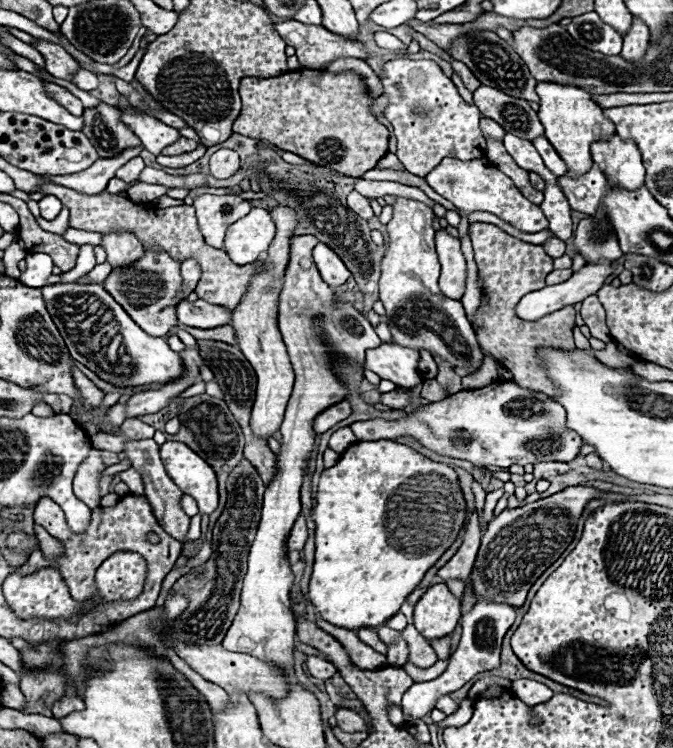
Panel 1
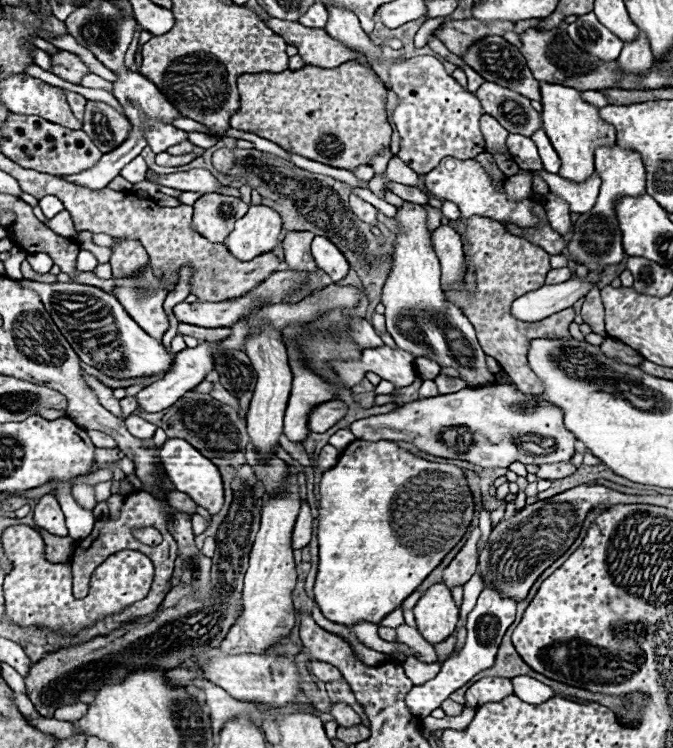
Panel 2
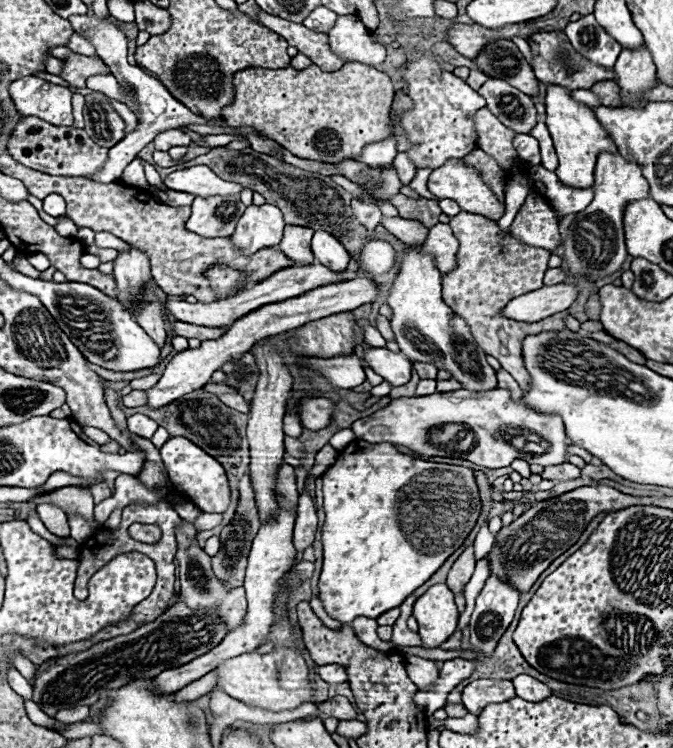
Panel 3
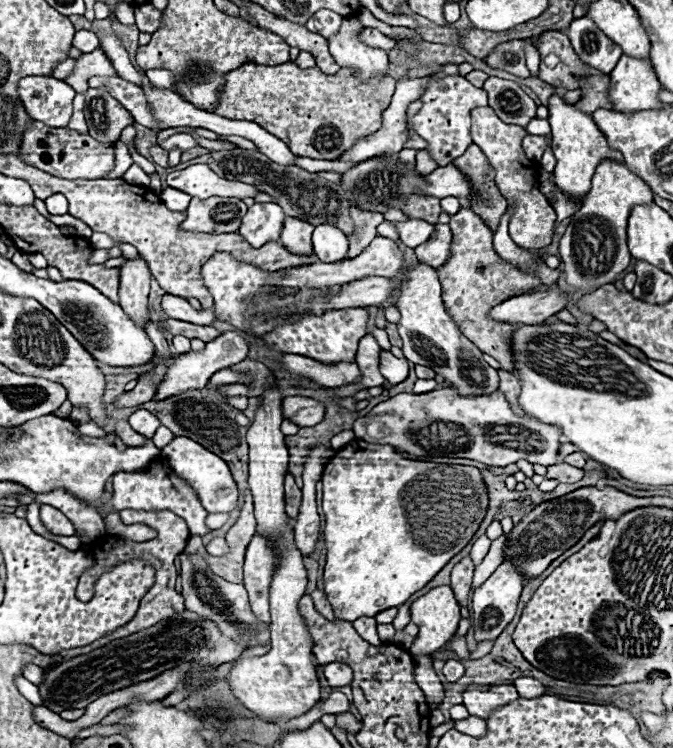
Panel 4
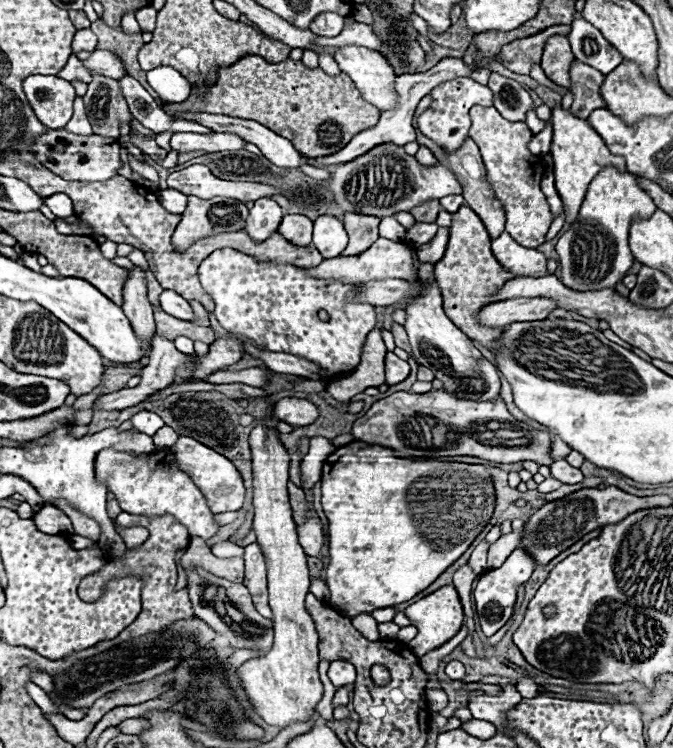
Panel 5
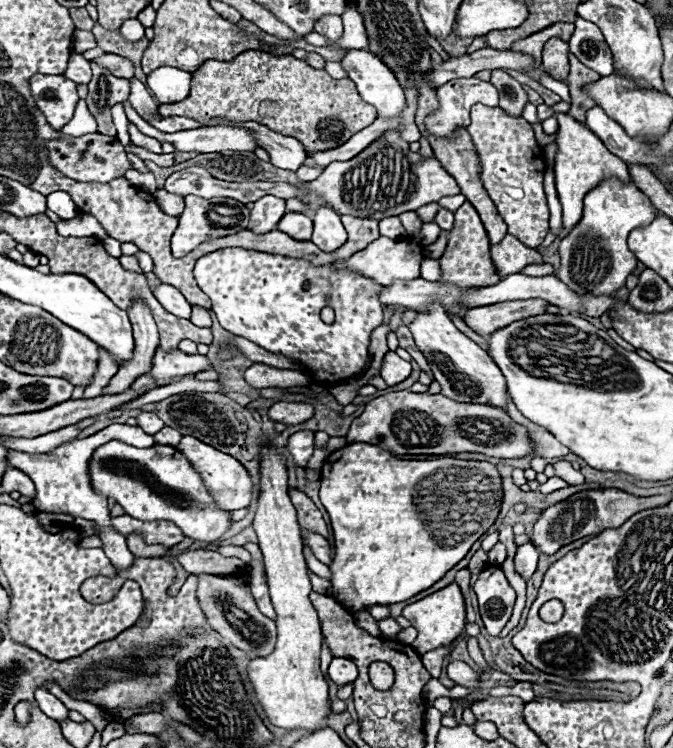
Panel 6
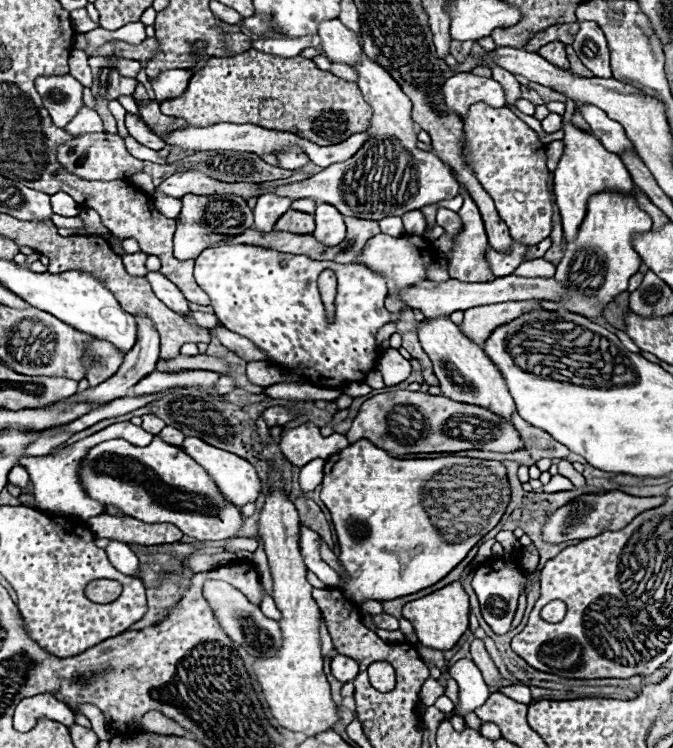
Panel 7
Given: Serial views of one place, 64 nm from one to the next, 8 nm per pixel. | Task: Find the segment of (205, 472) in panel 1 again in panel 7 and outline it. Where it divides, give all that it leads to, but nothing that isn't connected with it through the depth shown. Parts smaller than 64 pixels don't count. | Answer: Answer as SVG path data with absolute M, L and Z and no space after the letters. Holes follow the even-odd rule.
M188 436L182 442L180 448L186 450L186 454L190 454L190 458L194 458L210 474L210 478L214 478L214 484L218 486L220 494L226 494L226 500L234 502L234 506L244 506L244 504L250 504L250 502L254 502L258 498L258 492L262 490L260 480L258 480L256 470L252 468L252 464L246 462L244 458L238 458L232 452L214 448L214 446L206 444L206 442L202 442L200 438L192 438L192 436Z

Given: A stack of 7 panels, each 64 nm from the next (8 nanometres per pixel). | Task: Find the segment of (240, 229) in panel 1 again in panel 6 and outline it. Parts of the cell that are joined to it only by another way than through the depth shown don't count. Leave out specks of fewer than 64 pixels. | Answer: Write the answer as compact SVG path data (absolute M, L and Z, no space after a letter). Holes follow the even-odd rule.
M264 196L254 202L248 230L254 230L254 234L266 234L270 230L276 230L276 224L280 222L282 214L286 214L284 200L274 196Z

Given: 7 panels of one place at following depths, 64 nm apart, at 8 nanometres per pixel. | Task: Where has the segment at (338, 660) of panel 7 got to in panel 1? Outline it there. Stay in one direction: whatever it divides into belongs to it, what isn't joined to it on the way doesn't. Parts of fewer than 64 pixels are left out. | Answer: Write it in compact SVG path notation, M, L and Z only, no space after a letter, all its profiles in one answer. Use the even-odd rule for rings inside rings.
M308 656L306 658L306 668L314 678L320 678L320 680L328 680L336 674L336 668L330 662L326 662L318 656Z

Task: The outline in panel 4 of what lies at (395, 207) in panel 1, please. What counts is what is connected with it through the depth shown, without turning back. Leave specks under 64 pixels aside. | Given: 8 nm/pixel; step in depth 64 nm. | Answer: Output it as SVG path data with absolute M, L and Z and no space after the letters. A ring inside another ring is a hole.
M424 262L406 266L394 306L400 312L400 320L396 322L396 326L402 340L402 352L410 362L430 366L436 374L442 374L446 382L458 388L462 396L484 396L498 390L496 370L488 366L488 362L482 358L482 352L462 334L458 324L446 312L440 298L436 268Z

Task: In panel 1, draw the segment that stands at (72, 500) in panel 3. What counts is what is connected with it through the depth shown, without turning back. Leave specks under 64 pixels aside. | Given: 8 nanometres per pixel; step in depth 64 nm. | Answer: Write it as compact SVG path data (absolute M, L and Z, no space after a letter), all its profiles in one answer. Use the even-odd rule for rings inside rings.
M88 456L74 476L74 494L90 508L100 506L100 474L104 468L102 456Z

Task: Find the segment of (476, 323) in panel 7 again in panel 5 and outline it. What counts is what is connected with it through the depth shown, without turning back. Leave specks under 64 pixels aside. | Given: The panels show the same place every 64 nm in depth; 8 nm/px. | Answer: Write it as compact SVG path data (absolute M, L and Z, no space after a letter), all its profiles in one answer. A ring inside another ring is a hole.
M512 298L506 302L494 302L480 310L478 320L484 326L508 326L512 322L546 320L550 312L558 308L552 298Z

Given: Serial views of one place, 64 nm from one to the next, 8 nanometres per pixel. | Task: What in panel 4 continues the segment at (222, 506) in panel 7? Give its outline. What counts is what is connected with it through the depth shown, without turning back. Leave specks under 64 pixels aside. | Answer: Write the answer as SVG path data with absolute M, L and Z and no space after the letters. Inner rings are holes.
M158 456L150 464L150 468L142 470L142 472L116 472L112 480L114 480L114 496L102 504L102 508L100 508L102 518L110 510L126 510L126 508L132 508L132 510L172 510L174 514L178 514L180 518L186 520L190 534L202 536L208 532L208 528L204 524L204 518L208 516L208 512L202 508L194 490L170 470L166 458Z

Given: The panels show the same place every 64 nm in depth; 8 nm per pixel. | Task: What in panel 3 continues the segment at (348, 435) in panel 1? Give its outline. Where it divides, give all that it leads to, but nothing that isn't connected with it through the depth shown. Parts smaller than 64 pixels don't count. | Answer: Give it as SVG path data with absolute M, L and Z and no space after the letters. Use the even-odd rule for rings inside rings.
M344 428L344 430L336 432L336 434L330 438L330 446L336 448L336 450L344 450L344 448L346 448L350 442L354 442L354 440L356 440L354 432L352 432L350 428Z

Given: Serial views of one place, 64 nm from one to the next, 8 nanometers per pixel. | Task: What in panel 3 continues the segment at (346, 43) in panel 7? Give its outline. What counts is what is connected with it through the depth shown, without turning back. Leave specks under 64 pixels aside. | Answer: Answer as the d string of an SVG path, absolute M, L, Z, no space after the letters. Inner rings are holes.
M324 6L314 8L306 18L304 18L304 26L316 32L328 32L336 22L336 14Z

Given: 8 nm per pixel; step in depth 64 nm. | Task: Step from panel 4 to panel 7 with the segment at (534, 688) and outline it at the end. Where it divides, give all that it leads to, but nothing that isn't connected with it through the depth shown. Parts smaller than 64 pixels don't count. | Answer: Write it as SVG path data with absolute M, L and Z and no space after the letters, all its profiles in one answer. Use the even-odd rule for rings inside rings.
M514 684L514 686L502 686L498 688L498 692L522 702L522 704L530 704L532 702L532 694L530 694L530 688L526 684Z

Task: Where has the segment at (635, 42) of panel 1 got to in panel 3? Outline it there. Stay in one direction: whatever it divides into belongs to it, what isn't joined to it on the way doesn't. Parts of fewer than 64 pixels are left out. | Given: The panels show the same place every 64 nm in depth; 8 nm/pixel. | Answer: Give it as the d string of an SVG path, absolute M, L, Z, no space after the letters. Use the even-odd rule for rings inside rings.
M624 48L614 64L614 72L618 76L618 86L622 90L624 106L646 106L644 100L638 100L638 92L654 88L656 82L656 66L652 62L650 52L640 48Z

